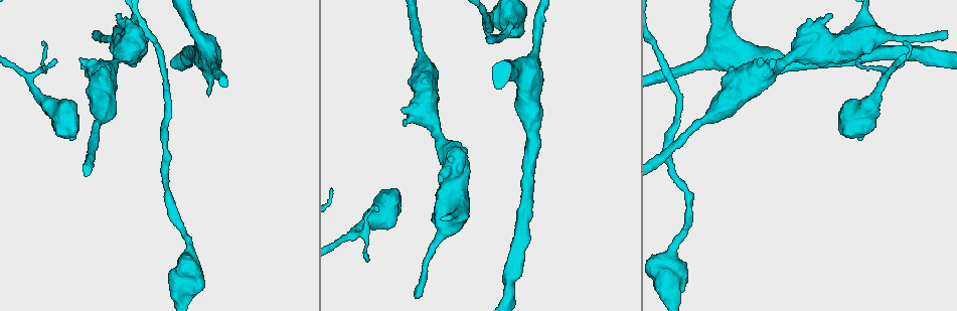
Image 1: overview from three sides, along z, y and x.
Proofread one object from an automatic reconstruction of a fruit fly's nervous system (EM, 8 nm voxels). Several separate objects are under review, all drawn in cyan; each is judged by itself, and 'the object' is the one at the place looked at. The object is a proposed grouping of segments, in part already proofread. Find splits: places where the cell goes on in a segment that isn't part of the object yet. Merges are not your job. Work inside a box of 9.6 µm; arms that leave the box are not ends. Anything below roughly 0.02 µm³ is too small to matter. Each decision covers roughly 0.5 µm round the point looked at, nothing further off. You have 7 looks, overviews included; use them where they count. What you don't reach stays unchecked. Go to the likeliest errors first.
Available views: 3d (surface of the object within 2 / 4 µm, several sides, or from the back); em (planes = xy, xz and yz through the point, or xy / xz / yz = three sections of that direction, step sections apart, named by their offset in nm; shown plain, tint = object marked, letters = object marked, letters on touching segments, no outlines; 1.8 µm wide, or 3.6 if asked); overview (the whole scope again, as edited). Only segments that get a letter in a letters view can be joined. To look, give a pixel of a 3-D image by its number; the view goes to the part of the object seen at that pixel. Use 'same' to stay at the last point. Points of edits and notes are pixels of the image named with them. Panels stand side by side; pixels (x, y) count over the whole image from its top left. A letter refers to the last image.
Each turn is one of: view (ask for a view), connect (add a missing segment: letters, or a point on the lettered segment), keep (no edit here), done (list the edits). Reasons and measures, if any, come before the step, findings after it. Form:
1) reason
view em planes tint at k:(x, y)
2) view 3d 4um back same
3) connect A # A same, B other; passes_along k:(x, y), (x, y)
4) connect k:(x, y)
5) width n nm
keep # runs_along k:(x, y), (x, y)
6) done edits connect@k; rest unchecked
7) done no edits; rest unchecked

branch stops here
view 3d 4um at 1:(208, 94)

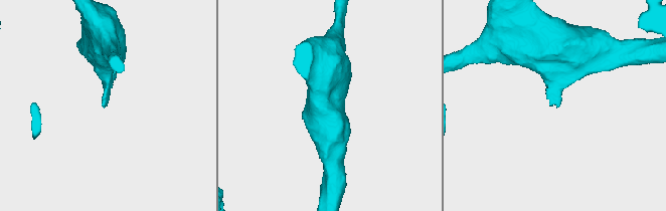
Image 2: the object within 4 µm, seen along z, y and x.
shape alone is not enough
view em 3.6um planes plain at 2:(557, 105)

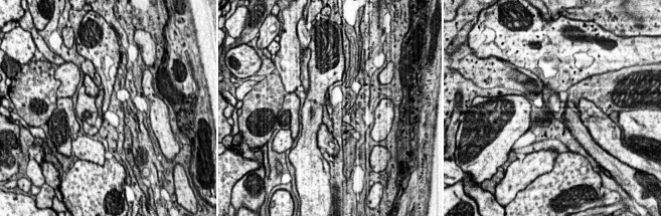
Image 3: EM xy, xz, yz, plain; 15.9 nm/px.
what lies round it
view em 3.6um planes letters same

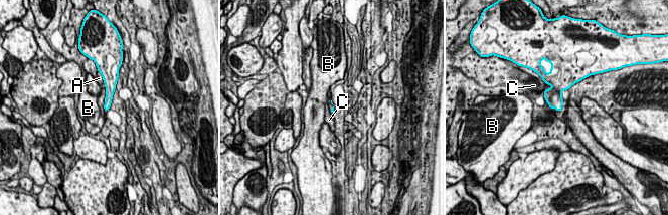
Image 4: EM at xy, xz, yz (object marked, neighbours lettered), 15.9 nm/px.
longest_contact C 340 nm
keep # A other, B other, C other; no lettered segment goes on from it

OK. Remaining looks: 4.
end of a long branch
view 3d 4um at 1:(415, 296)

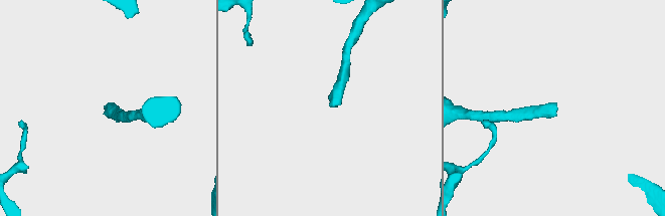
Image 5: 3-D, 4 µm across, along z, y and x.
view em planes tint at 5:(107, 104)

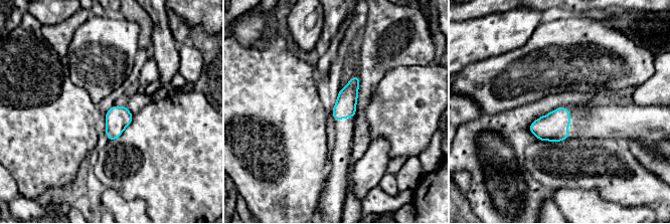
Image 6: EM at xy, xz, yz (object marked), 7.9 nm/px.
what lies round it
view em planes letters same

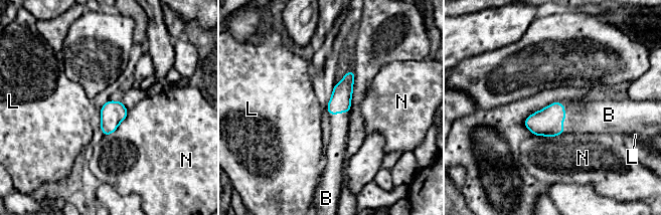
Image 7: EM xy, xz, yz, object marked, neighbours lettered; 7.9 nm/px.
connect B # B same, L other, N other; passes_along 7:(548, 122), (564, 119), (596, 117); the cell continues

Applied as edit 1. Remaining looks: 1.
done edits connect@7; rest unchecked

